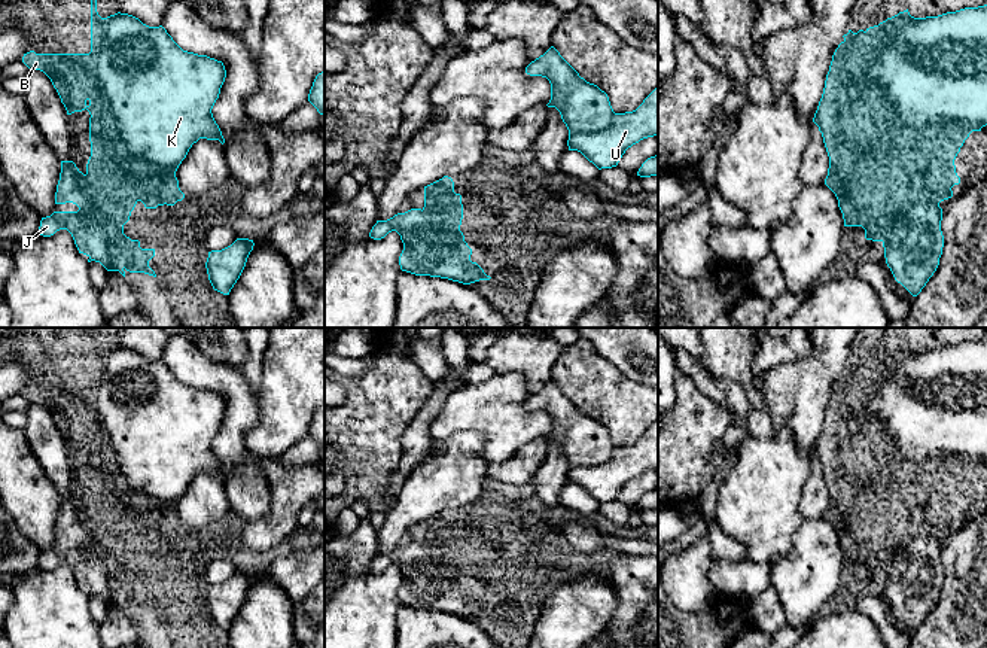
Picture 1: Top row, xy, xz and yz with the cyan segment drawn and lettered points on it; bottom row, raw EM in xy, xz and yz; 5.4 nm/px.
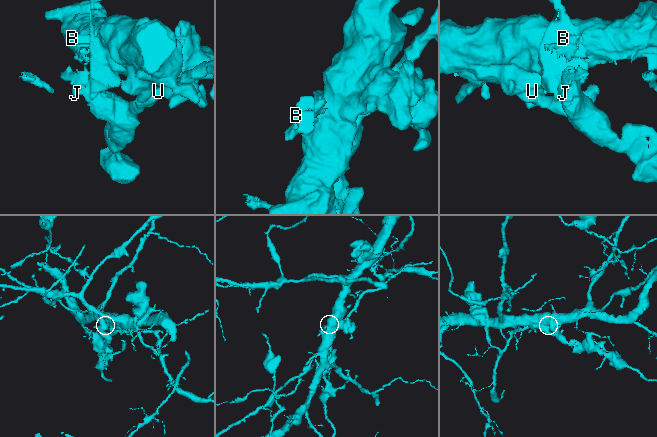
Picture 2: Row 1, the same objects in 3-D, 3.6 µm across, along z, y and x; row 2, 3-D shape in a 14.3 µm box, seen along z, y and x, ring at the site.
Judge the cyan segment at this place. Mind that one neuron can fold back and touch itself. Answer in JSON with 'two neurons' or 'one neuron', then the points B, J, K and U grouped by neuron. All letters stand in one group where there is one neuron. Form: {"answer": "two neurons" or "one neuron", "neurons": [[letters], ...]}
{"answer": "two neurons", "neurons": [["B", "K"], ["J", "U"]]}

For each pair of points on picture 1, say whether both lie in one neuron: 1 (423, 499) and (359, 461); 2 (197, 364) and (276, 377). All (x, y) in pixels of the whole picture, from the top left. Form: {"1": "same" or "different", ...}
{"1": "different", "2": "different"}

